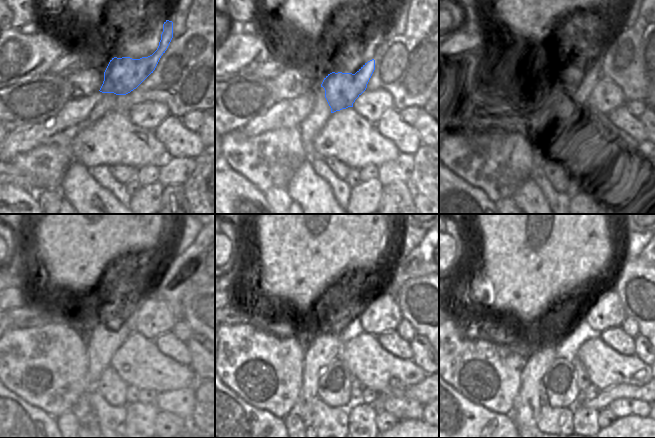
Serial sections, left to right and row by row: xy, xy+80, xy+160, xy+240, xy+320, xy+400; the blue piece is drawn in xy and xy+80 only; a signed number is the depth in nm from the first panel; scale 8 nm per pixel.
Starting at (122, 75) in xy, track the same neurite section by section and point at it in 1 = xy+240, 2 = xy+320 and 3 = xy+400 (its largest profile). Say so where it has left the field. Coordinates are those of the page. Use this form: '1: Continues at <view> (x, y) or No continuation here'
1: Continues at xy+240 (101, 343)
2: Continues at xy+320 (324, 347)
3: Continues at xy+400 (526, 407).

